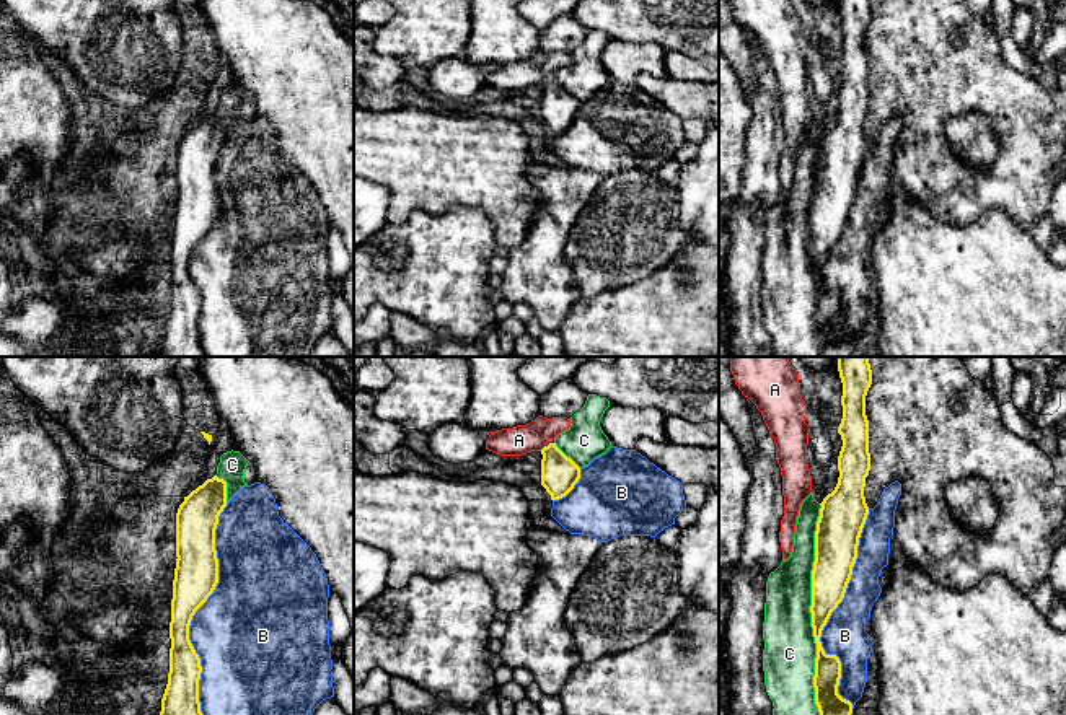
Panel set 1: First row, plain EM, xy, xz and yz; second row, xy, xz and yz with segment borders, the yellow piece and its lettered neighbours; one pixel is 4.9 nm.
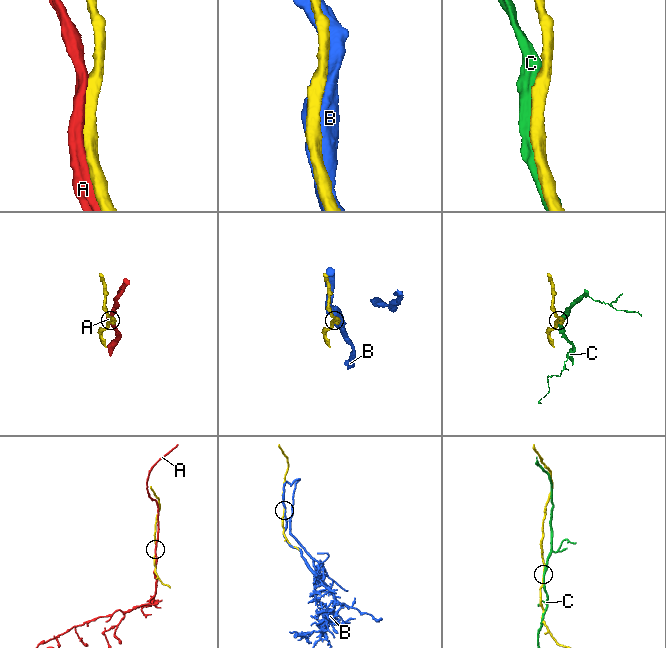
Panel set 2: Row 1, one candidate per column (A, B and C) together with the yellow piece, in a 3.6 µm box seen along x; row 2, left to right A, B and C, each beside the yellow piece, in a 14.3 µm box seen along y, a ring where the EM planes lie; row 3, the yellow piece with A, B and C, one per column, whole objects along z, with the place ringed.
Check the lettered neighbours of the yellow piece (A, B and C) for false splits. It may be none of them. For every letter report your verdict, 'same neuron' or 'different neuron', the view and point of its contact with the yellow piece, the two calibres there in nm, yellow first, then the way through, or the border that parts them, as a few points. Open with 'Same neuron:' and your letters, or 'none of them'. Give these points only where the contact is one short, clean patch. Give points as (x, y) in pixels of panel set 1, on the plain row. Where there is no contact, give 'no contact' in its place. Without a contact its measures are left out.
Same neuron: B
A: different neuron | xz (543, 83) | 180/150 nm
B: same neuron | xy (194, 248) | 220/460 nm
C: different neuron | yz (810, 246) | 190/260 nm

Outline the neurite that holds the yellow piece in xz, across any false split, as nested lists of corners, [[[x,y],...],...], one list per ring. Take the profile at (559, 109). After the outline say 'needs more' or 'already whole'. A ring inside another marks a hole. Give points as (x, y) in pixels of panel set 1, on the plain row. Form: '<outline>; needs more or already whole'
[[[556,78],[544,81],[541,90],[541,121],[553,135],[551,151],[570,169],[601,178],[619,171],[655,173],[686,143],[683,119],[636,85],[611,81],[582,104]]]; needs more

